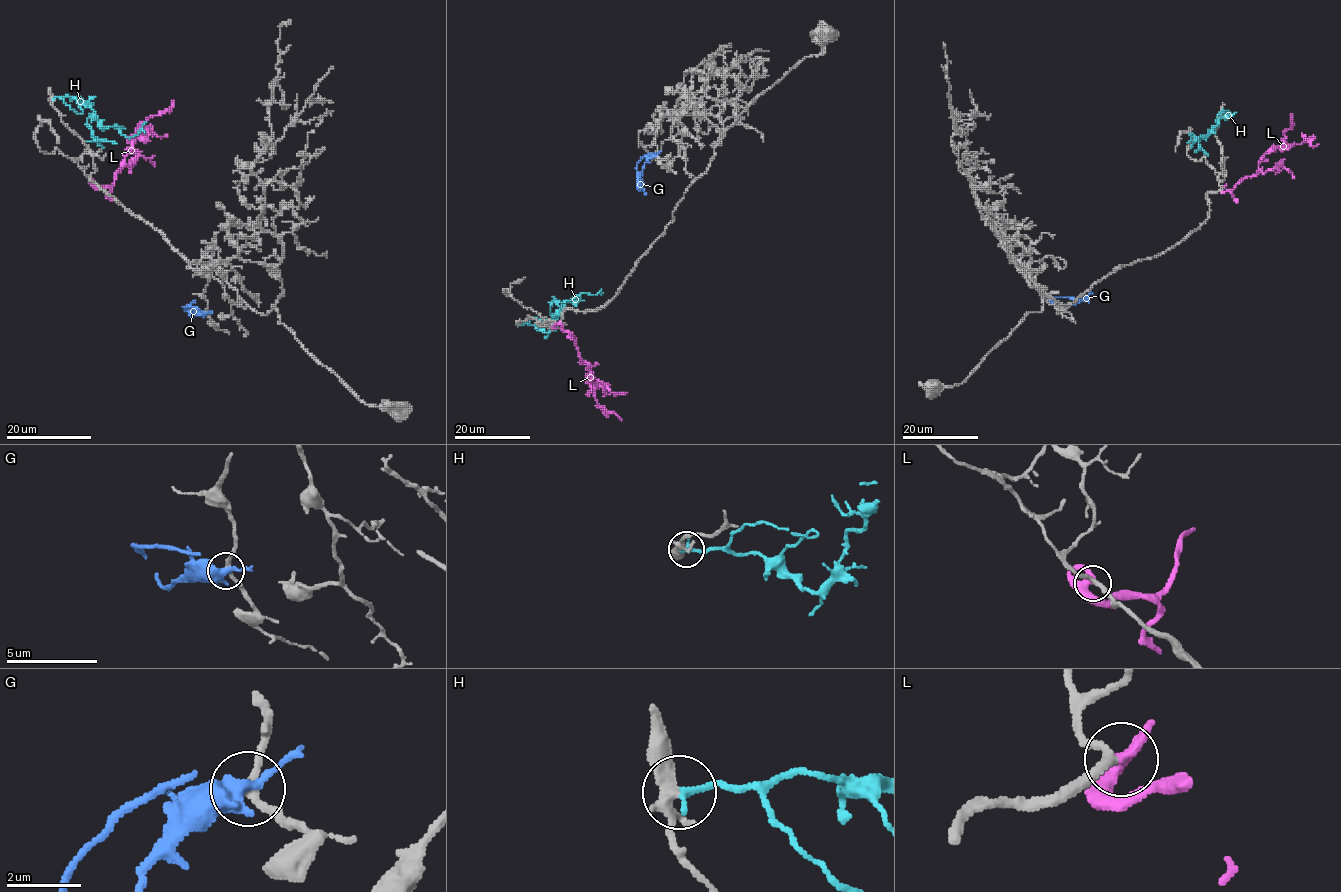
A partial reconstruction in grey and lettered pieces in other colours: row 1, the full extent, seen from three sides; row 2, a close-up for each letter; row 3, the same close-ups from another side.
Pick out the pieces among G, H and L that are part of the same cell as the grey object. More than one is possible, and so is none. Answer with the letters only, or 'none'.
L

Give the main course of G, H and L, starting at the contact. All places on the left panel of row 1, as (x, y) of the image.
G: (205, 312), (190, 316), (188, 306), (194, 302)
H: (52, 98), (74, 96), (89, 104), (101, 126), (116, 126), (122, 135), (130, 137), (138, 133), (143, 122)
L: (96, 184), (99, 188), (113, 184), (133, 146), (134, 136), (148, 130), (159, 137), (168, 134)

